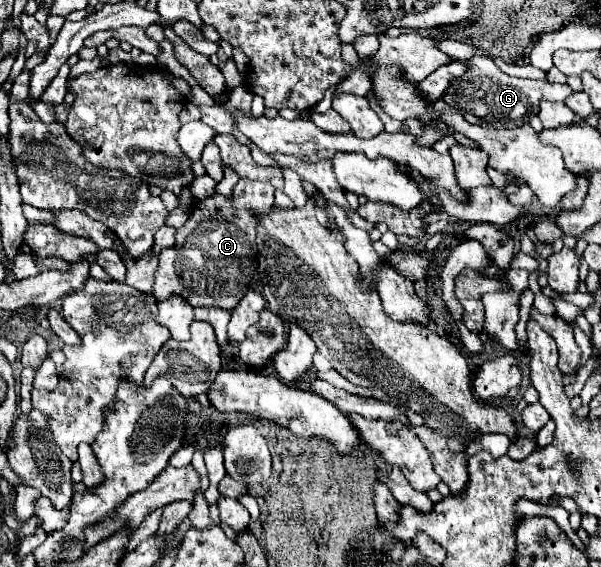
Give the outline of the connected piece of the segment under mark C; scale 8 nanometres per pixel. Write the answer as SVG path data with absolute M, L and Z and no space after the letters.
M239 179L233 195L211 195L193 205L183 227L175 231L175 245L159 253L153 295L165 301L171 293L185 297L193 307L233 309L257 281L257 217L269 213L275 201L269 183Z

